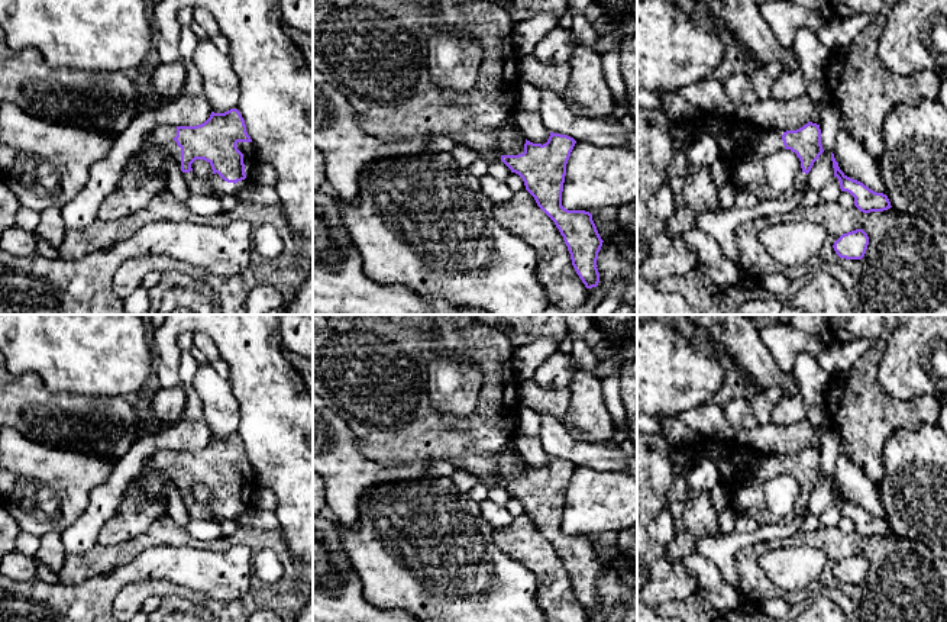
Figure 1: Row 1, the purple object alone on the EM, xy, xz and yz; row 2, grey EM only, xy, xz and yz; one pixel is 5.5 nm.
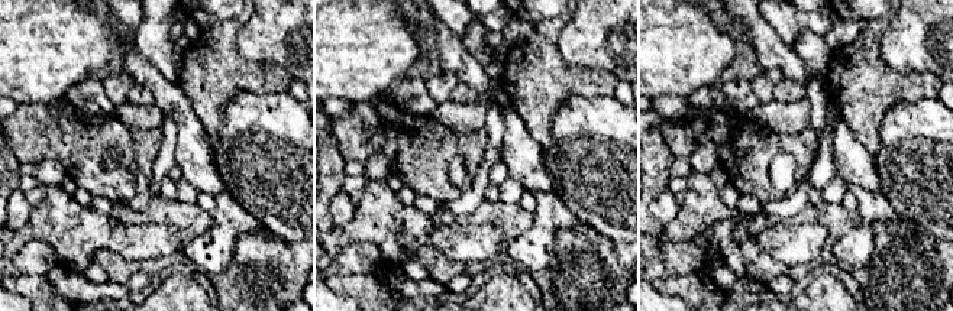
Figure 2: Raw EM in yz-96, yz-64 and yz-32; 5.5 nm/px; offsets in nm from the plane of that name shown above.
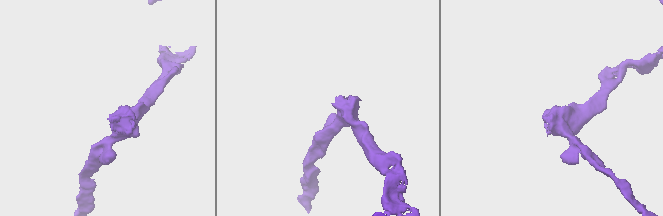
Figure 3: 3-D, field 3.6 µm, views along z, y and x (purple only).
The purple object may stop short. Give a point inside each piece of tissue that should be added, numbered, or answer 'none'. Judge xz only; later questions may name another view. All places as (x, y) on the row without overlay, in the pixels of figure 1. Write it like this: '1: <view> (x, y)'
1: xz (372, 371)

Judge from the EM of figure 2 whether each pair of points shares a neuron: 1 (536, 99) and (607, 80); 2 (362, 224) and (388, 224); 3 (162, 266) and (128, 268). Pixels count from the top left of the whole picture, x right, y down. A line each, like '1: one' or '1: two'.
1: one
2: one
3: one

